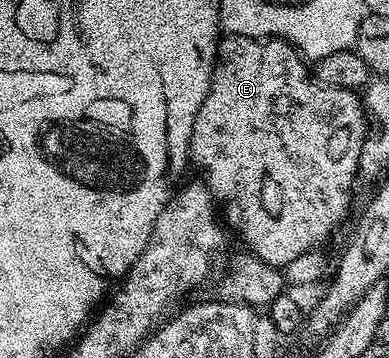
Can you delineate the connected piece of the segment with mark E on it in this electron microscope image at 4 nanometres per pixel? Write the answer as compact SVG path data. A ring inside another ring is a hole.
M231 34L229 36L223 37L218 43L218 61L214 63L214 75L210 81L210 91L208 96L204 96L204 104L200 104L200 112L196 112L196 124L192 124L192 140L190 141L190 156L189 161L194 162L196 165L202 169L202 174L206 179L204 179L204 185L211 194L214 195L214 201L220 207L221 213L224 215L225 221L238 229L238 234L247 242L247 247L252 248L253 253L257 254L259 258L263 258L268 264L279 268L285 268L292 260L296 260L296 256L300 256L308 252L309 250L321 247L323 244L321 242L326 242L334 233L338 230L338 225L345 220L350 214L350 205L354 202L354 177L359 177L360 171L358 169L358 161L362 155L362 145L364 140L368 136L368 115L364 109L364 102L361 97L355 91L345 90L344 88L336 88L335 86L325 86L320 84L314 78L311 67L307 65L301 54L298 53L295 47L291 46L290 43L282 41L280 38L267 38L265 40L260 38L249 38L248 36L236 36Z

